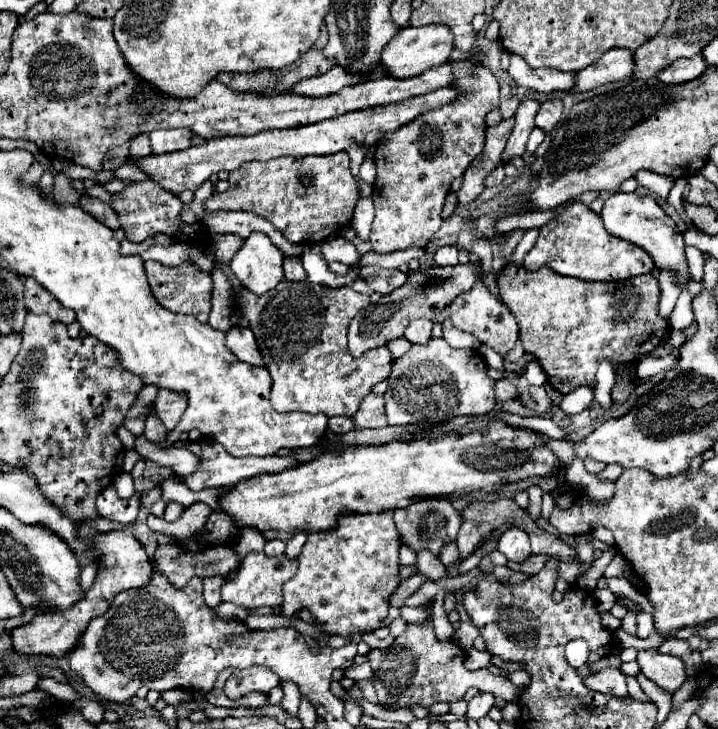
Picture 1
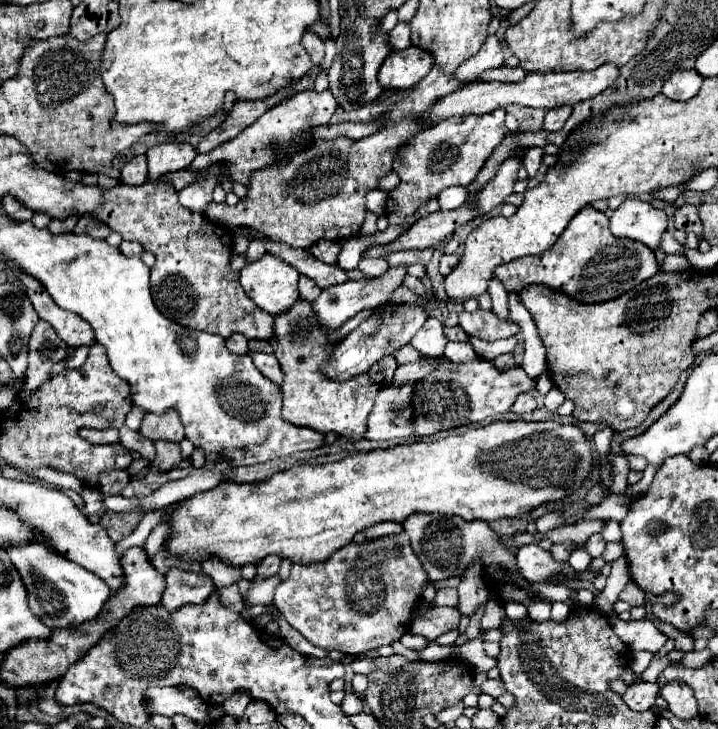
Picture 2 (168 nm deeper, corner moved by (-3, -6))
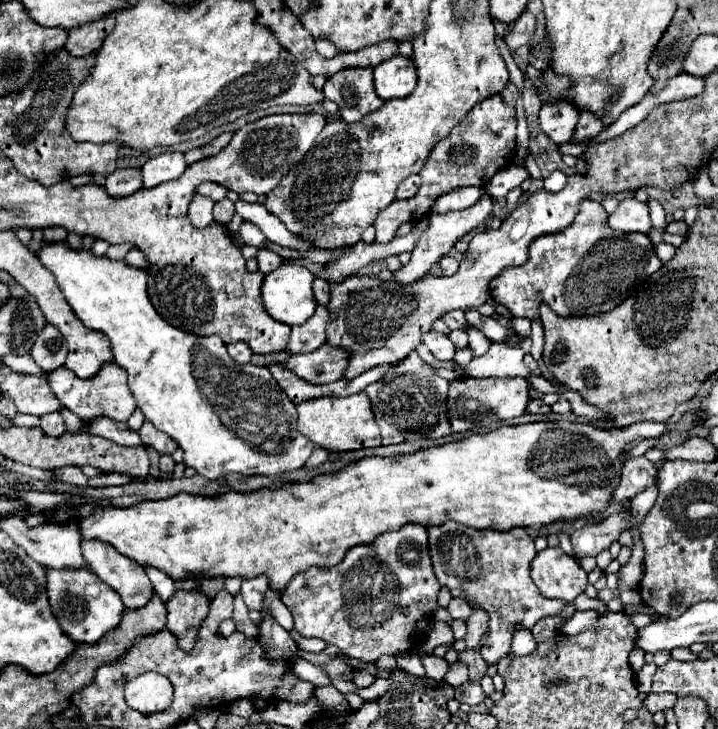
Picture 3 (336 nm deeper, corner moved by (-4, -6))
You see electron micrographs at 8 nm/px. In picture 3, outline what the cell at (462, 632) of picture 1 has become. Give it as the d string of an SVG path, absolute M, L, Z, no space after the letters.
M516 630L514 632L514 642L512 642L512 652L516 656L526 656L536 648L536 640L532 636L532 630Z

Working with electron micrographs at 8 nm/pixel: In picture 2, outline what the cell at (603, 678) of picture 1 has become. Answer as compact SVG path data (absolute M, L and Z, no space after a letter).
M639 682L633 686L627 686L627 692L623 694L623 700L631 710L649 710L655 706L655 700L659 696L659 686L649 682Z

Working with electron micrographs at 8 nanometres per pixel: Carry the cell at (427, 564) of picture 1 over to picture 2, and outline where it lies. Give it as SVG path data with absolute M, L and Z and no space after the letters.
M453 588L437 590L435 604L437 604L437 606L457 606L457 604L459 604L459 594L457 594L457 590L453 590Z

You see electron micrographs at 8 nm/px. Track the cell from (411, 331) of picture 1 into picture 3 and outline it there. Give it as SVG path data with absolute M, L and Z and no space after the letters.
M430 330L428 334L422 336L422 344L434 354L436 360L440 362L450 362L454 358L456 346L450 342L450 338L446 334L440 334L436 330Z

